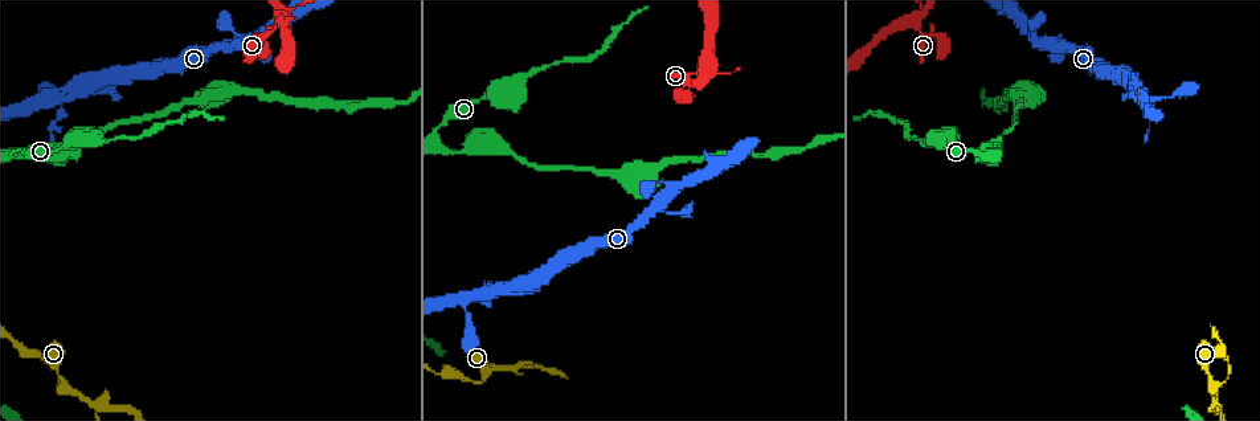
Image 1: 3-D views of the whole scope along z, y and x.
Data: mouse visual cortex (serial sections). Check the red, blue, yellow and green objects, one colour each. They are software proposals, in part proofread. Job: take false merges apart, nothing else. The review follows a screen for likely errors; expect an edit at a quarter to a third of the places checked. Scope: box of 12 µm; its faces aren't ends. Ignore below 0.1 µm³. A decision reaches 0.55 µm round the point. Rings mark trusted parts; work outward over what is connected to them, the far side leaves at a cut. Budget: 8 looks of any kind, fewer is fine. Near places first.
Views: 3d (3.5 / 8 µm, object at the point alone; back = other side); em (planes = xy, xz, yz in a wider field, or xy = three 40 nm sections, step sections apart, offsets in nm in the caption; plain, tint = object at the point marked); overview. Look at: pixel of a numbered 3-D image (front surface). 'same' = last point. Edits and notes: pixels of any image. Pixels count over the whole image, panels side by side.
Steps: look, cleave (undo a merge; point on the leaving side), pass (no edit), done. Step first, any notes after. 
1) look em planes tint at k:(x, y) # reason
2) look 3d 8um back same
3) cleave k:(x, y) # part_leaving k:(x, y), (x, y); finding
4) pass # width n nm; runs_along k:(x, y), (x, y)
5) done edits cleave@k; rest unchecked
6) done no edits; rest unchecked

look 3d 8um at 1:(916, 21) # four-way junction

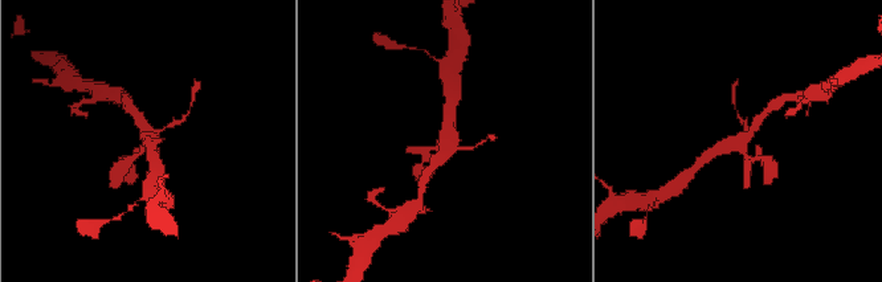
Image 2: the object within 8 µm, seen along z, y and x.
look 3d 3.5um at 2:(144, 144)

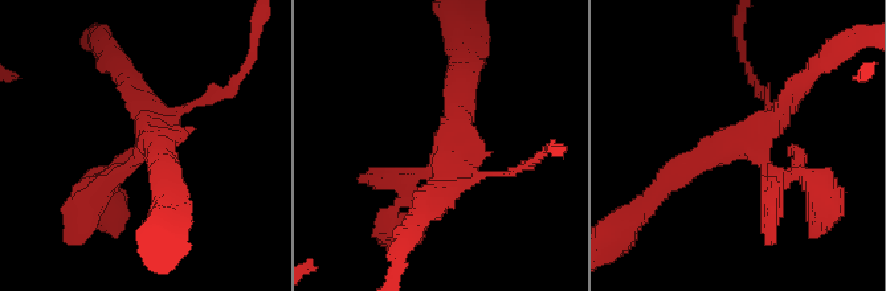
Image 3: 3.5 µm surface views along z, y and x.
look em xy step 3 tint at 3:(752, 143) # arms 4; arm_widths 100, 250, 250, 350 nm

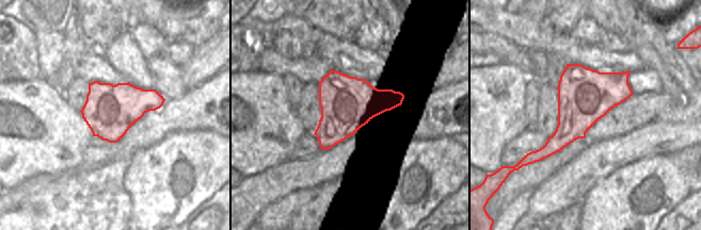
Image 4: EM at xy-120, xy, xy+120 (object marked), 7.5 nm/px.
pass # width 400 nm; runs_along 3:(379, 179), (448, 155), (460, 83); one cell here

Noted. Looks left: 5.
look 3d 3.5um back at 1:(105, 142) # thick turns thin

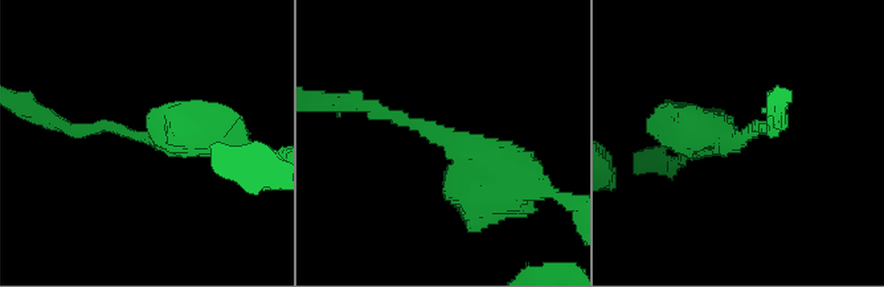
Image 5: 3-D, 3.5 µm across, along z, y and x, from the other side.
look em planes tint at 5:(149, 138) # arm_widths 150, 500 nm; now the EM

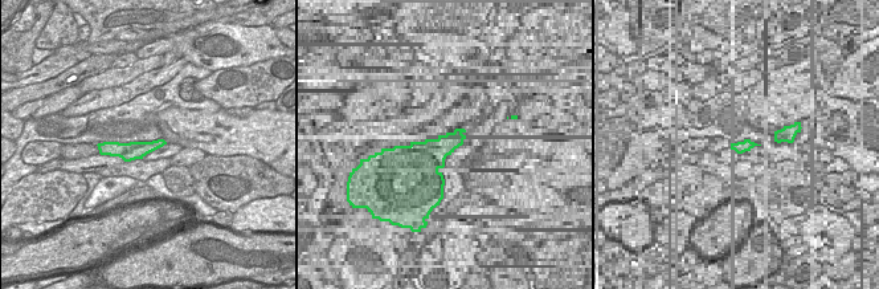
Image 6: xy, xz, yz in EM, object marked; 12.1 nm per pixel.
look em xy step 5 tint same

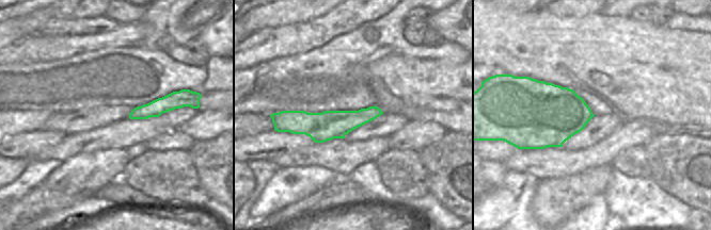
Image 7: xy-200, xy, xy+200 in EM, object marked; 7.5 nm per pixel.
pass # width 220 nm; runs_along 7:(378, 111), (338, 124), (283, 127); continuous, no second cell

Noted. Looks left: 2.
look 3d 8um back at 1:(1217, 384) # three-way junction

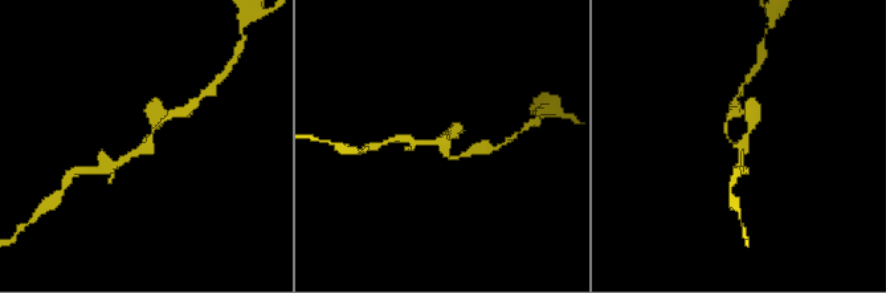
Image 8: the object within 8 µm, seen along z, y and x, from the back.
look em planes tint at 8:(446, 145) # need the tissue

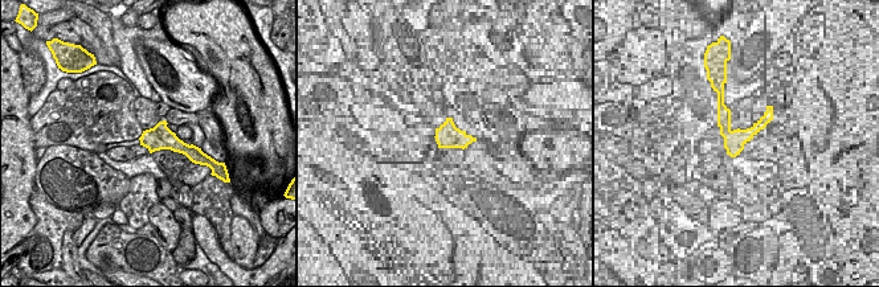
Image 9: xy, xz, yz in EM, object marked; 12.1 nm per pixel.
pass # arms 3; arm_widths 150, 150, 300 nm; continuous, no second cell

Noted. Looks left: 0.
done no edits; rest unchecked

